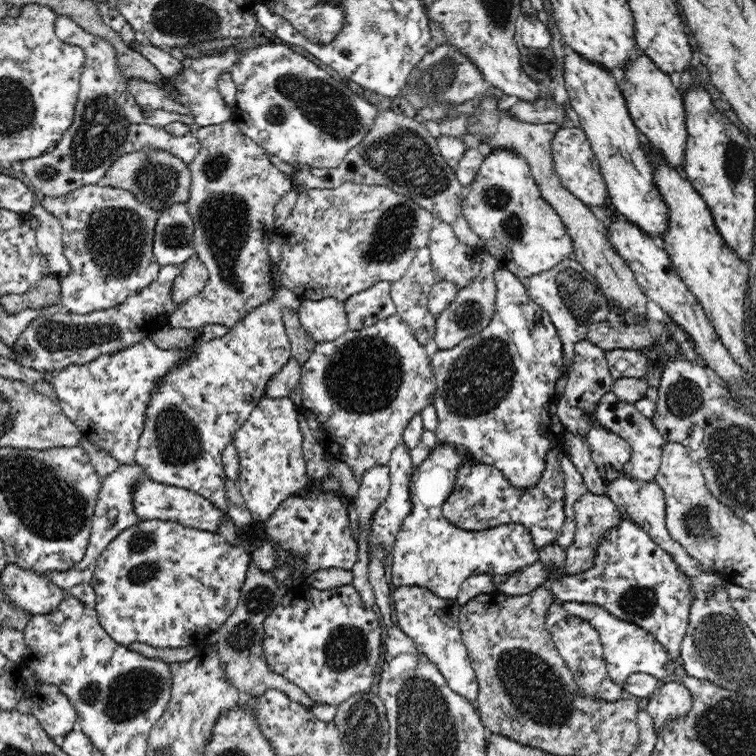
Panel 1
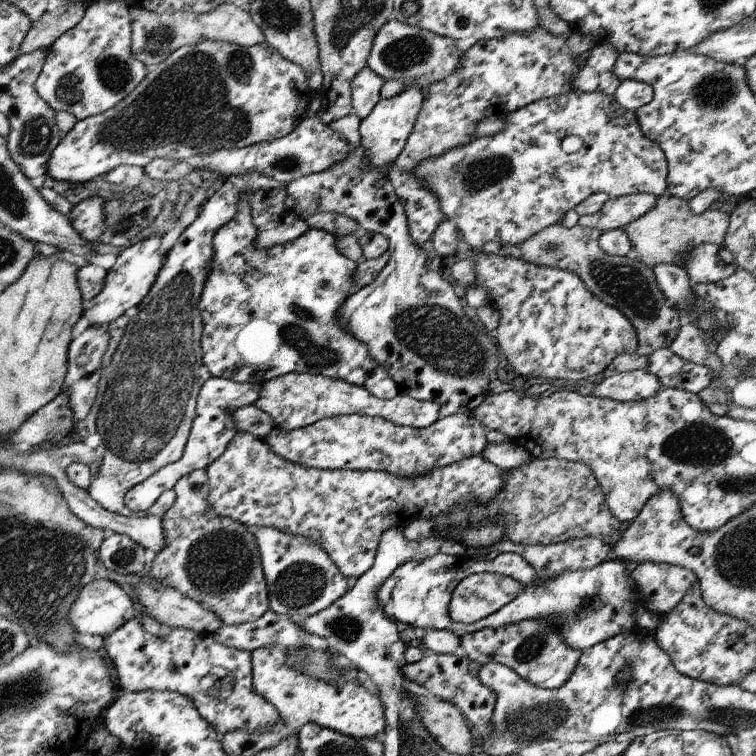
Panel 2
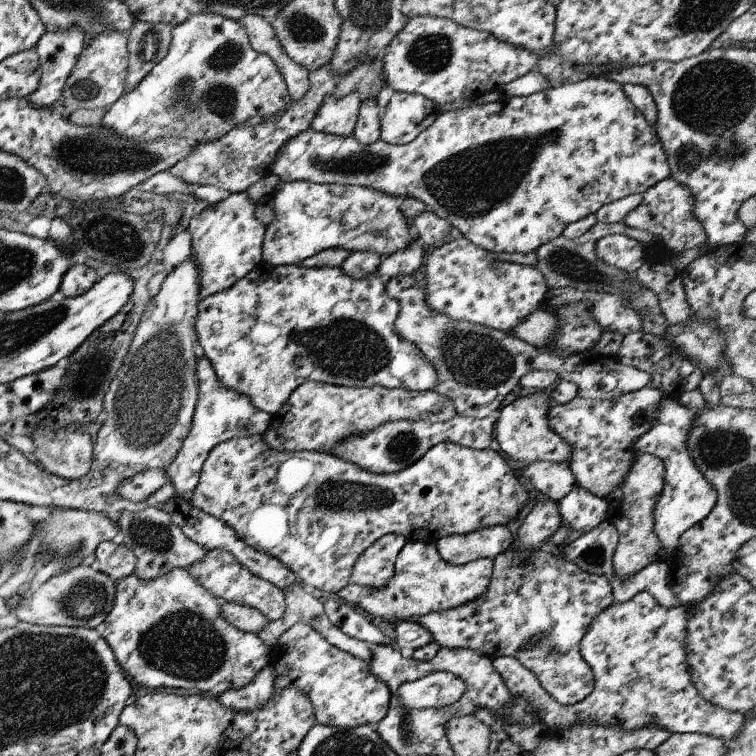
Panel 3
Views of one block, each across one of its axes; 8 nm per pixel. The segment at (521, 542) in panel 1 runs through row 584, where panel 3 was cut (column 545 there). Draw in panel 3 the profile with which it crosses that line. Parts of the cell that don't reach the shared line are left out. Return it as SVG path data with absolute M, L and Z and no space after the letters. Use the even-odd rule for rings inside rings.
M549 391L536 392L515 399L499 409L494 424L493 446L503 454L511 466L523 466L535 461L567 463L571 447L547 426L546 412Z

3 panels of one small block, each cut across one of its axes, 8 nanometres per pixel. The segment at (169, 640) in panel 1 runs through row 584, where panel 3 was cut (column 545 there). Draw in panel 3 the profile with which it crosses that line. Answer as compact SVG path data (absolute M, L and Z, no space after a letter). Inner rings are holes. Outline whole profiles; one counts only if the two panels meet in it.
M599 76L576 78L573 82L565 82L548 90L536 92L526 97L508 97L485 105L464 106L463 109L445 111L437 114L434 121L422 130L411 142L402 145L390 145L377 139L371 144L361 144L353 135L342 137L331 133L317 132L311 127L291 137L275 155L270 166L271 174L277 176L282 184L291 181L305 181L326 185L357 185L367 187L394 197L409 197L421 201L427 210L445 219L452 227L457 228L462 237L472 245L489 253L523 253L534 251L544 242L549 242L561 235L563 229L571 223L585 218L588 214L607 203L625 198L627 195L642 194L650 186L669 177L669 167L666 154L661 148L659 139L650 122L641 114L625 96L622 85Z

